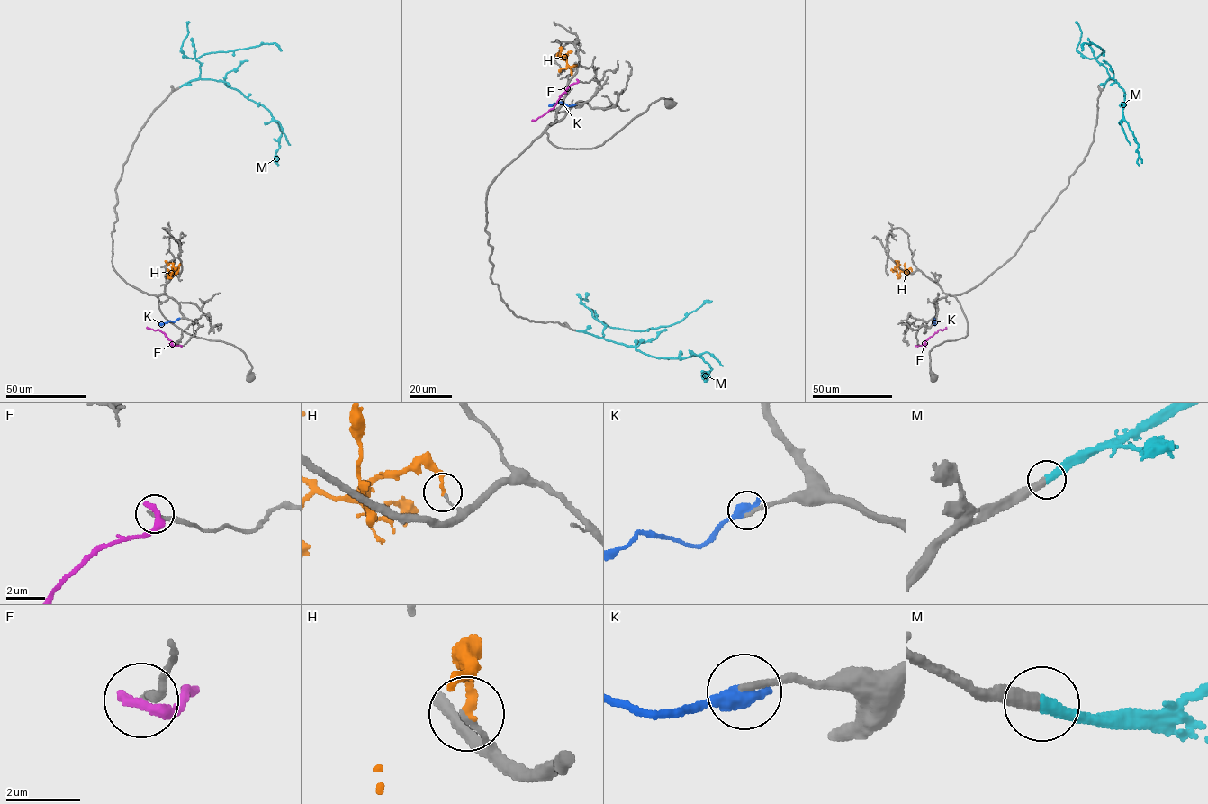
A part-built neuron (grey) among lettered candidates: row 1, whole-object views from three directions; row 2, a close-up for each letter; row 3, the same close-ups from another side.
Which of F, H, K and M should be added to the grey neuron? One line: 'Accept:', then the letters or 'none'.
Accept: M

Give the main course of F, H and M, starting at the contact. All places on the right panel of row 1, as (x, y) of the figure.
F: (916, 346), (921, 345), (939, 329), (946, 328)
H: (912, 271), (902, 271), (896, 262), (899, 261)
M: (1104, 86), (1109, 79), (1113, 79), (1123, 90), (1122, 118), (1138, 143), (1137, 163), (1139, 165)

